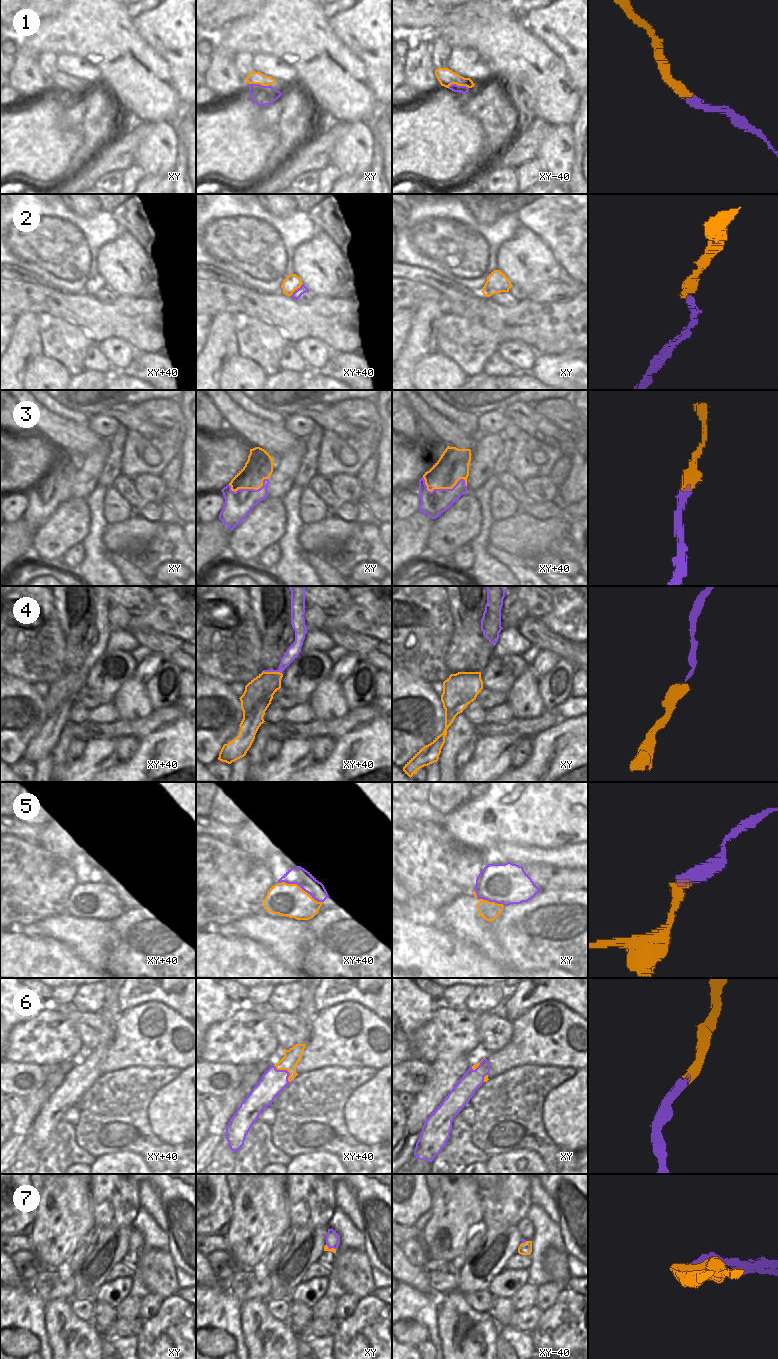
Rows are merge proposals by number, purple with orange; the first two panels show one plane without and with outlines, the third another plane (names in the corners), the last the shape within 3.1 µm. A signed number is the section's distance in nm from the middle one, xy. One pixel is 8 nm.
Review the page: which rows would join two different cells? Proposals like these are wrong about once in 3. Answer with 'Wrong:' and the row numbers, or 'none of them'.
Wrong: 7

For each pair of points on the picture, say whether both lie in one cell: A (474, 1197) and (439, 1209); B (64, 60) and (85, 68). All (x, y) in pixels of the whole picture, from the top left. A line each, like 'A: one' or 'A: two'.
A: one
B: one

